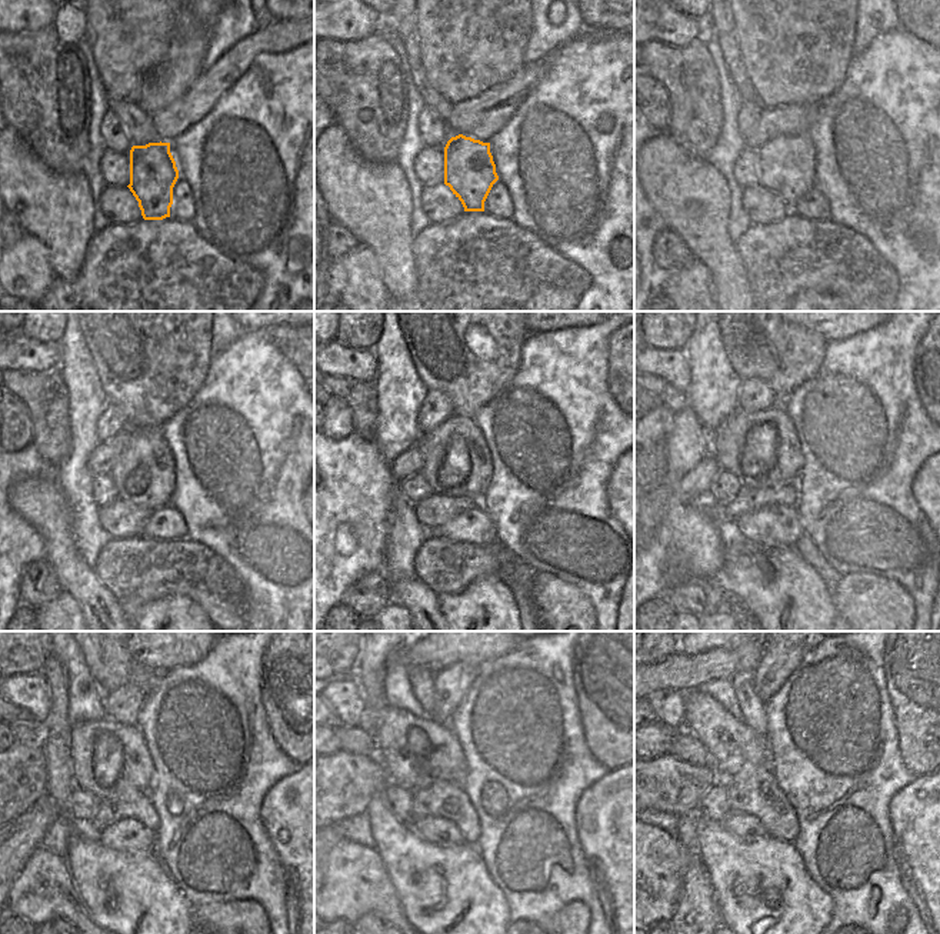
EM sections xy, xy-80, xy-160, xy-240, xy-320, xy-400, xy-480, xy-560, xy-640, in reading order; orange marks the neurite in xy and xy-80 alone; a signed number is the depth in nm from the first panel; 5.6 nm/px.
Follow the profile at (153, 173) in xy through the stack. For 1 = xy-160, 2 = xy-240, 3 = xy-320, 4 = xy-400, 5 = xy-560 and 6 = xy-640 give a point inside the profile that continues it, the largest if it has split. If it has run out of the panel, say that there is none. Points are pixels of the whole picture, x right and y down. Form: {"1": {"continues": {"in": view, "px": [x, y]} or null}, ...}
{"1": {"continues": {"in": "xy-160", "px": [787, 163]}}, "2": {"continues": {"in": "xy-240", "px": [144, 474]}}, "3": {"continues": {"in": "xy-320", "px": [457, 463]}}, "4": {"continues": {"in": "xy-400", "px": [762, 449]}}, "5": {"continues": {"in": "xy-560", "px": [416, 751]}}, "6": {"continues": {"in": "xy-640", "px": [732, 744]}}}

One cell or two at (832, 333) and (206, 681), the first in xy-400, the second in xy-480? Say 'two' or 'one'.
two

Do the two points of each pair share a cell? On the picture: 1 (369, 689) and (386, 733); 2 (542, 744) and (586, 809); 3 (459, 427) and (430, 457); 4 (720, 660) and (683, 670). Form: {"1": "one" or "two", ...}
{"1": "two", "2": "two", "3": "one", "4": "one"}

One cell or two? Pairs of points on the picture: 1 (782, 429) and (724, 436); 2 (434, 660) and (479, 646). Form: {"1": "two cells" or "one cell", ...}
{"1": "one cell", "2": "one cell"}

